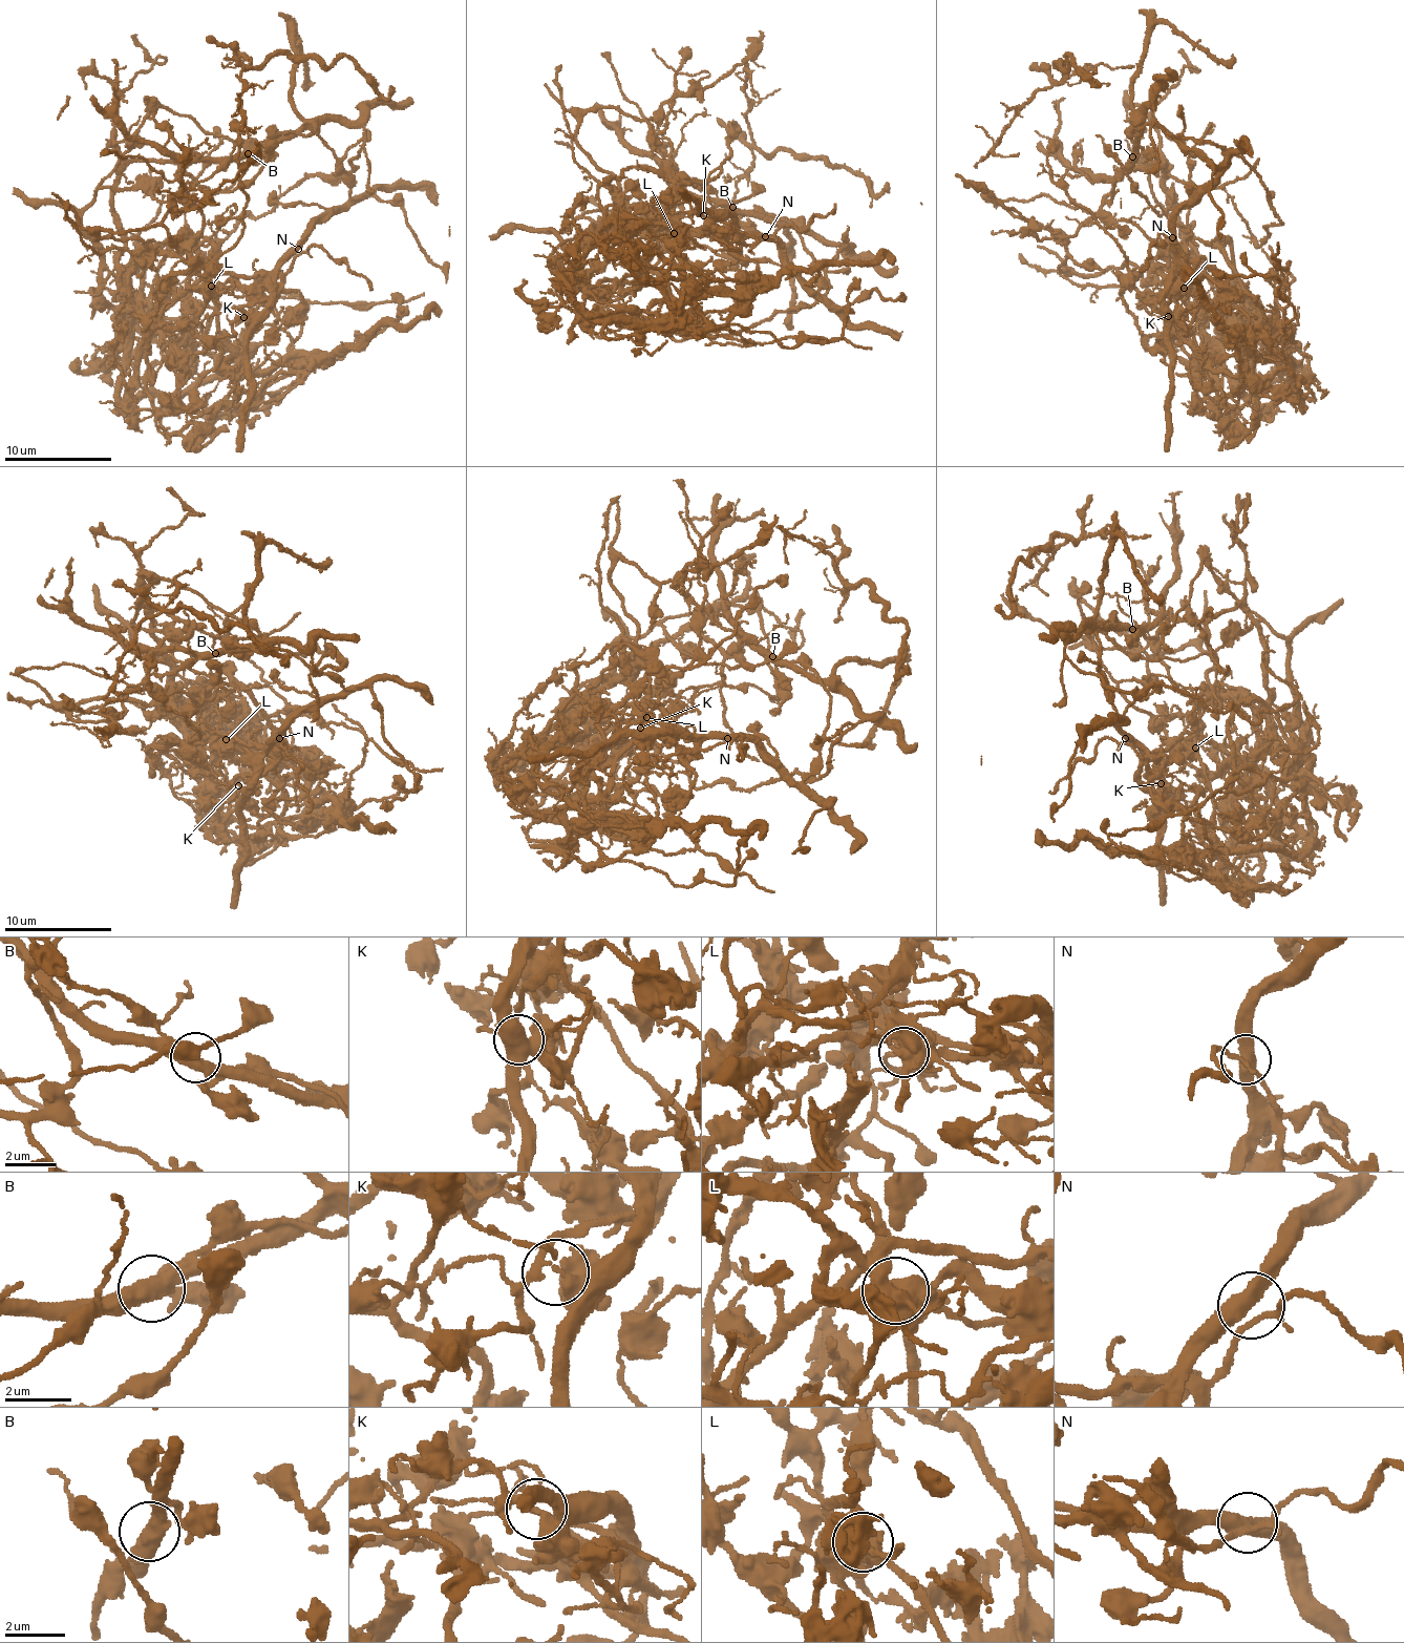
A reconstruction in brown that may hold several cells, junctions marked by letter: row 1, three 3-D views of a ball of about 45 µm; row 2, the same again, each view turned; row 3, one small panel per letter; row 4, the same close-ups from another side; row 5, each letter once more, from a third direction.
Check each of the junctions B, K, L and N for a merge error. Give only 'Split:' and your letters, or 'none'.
Split: B, L

